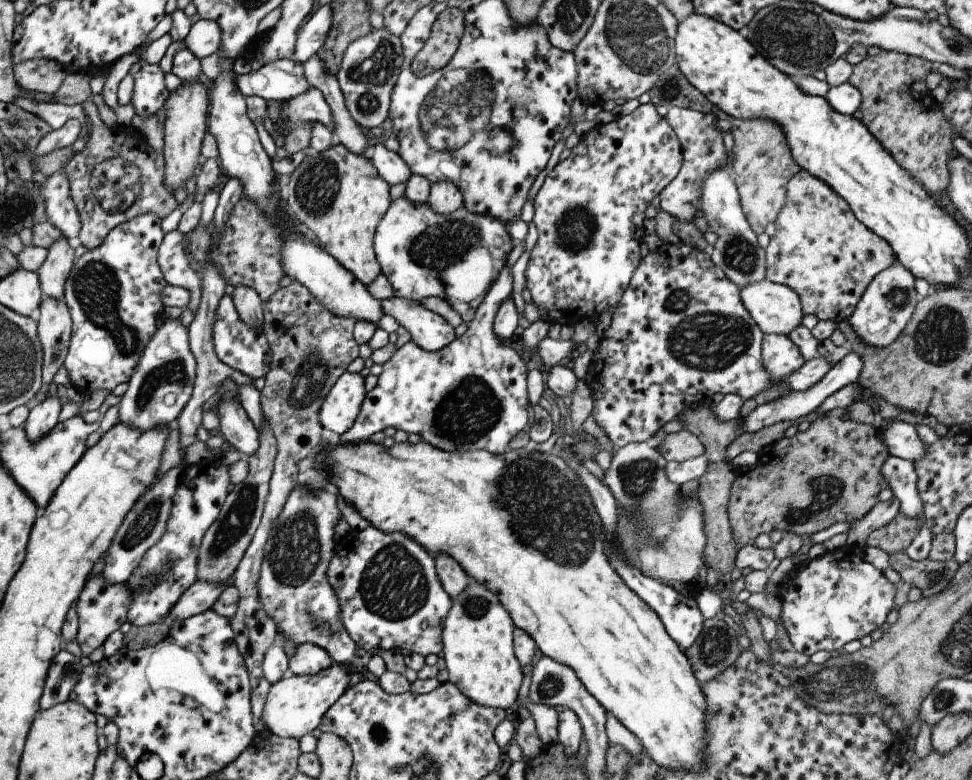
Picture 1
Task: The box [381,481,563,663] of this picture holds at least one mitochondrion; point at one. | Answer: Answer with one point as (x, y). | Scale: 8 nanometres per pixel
(476, 605)

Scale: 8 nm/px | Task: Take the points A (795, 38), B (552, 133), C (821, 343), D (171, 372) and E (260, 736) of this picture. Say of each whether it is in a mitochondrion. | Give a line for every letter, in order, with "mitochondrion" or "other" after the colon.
A: mitochondrion
B: other
C: other
D: mitochondrion
E: other

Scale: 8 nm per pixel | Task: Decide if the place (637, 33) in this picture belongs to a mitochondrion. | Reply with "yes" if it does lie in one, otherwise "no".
yes

